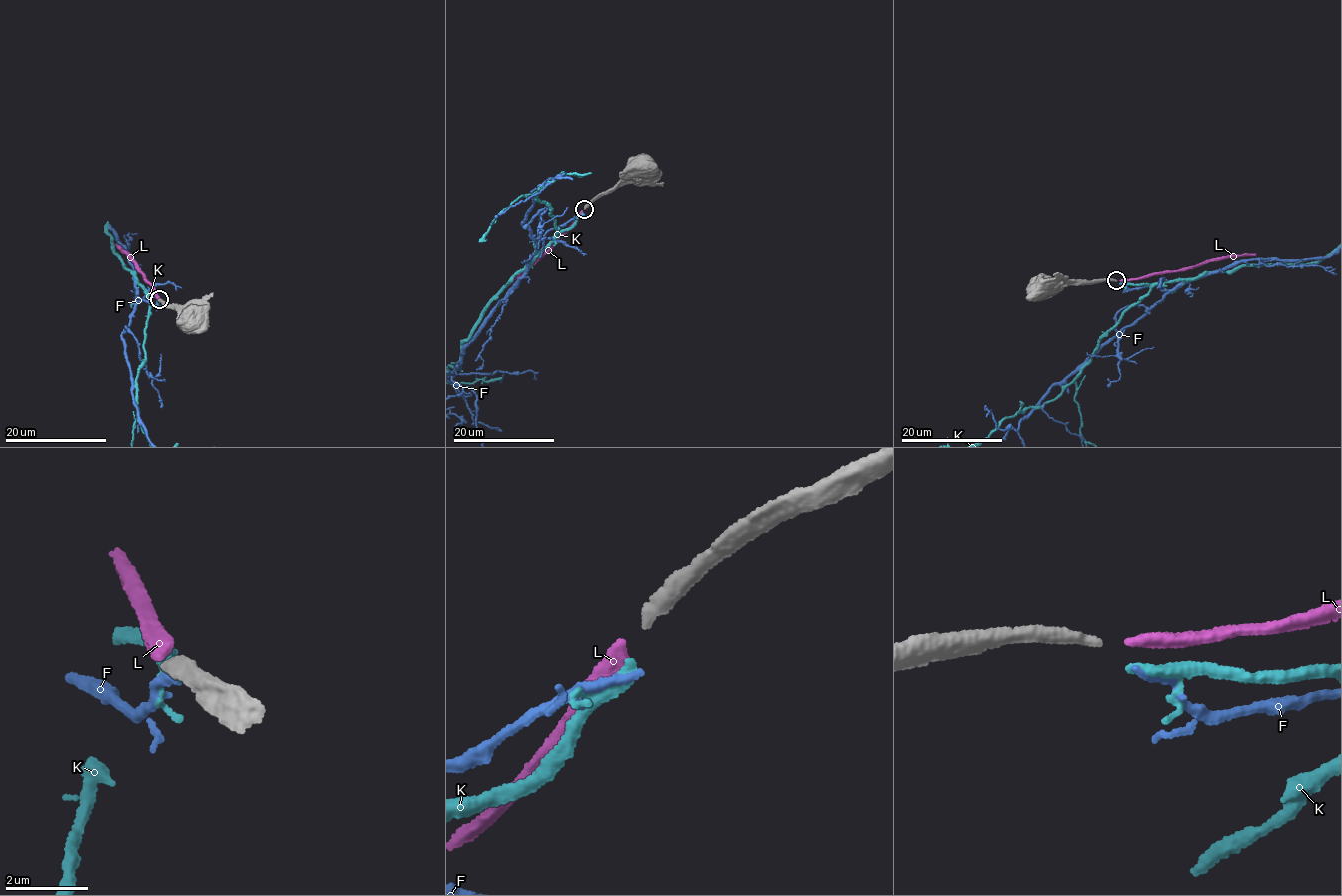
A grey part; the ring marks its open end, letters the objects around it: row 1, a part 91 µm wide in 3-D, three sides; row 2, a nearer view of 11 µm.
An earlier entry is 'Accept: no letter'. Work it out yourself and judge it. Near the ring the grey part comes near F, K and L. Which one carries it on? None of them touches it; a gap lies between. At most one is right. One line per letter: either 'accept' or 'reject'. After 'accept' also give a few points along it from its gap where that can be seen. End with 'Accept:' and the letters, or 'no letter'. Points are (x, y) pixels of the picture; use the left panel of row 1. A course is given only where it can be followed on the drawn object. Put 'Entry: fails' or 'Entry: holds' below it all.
F: reject
K: reject
L: accept; it runs (158, 298), (116, 244)
Accept: L
Entry: fails

